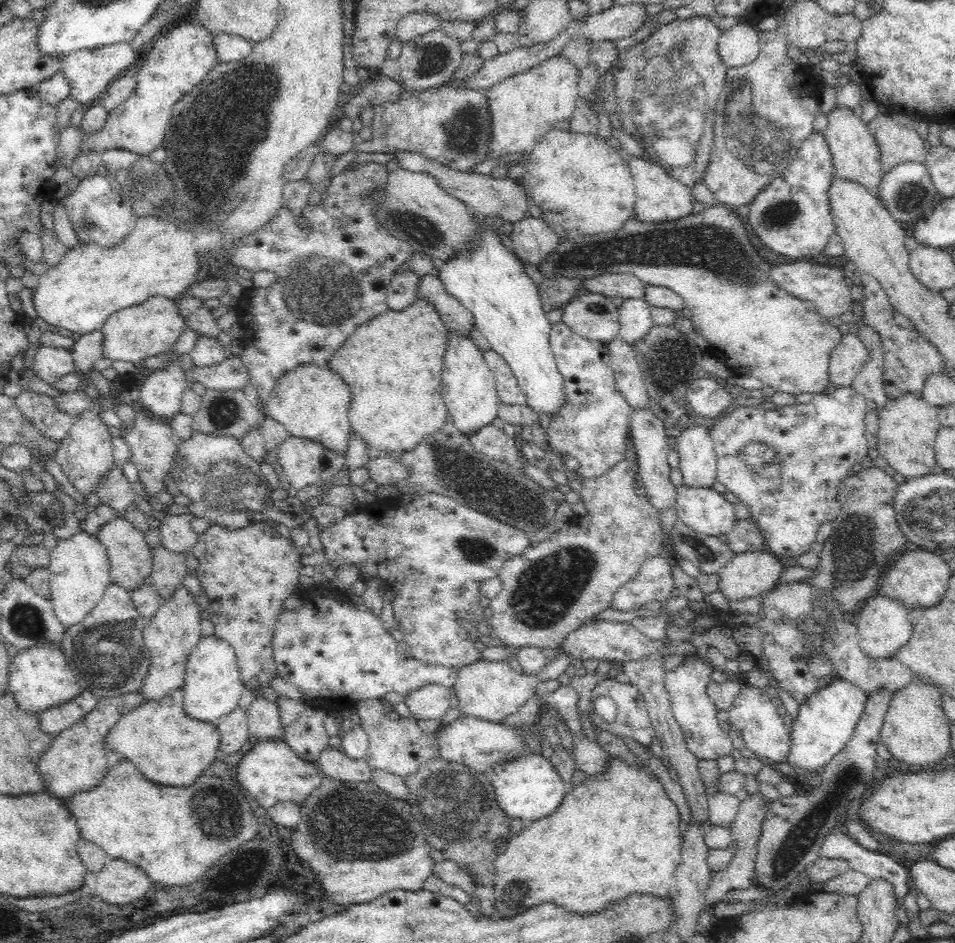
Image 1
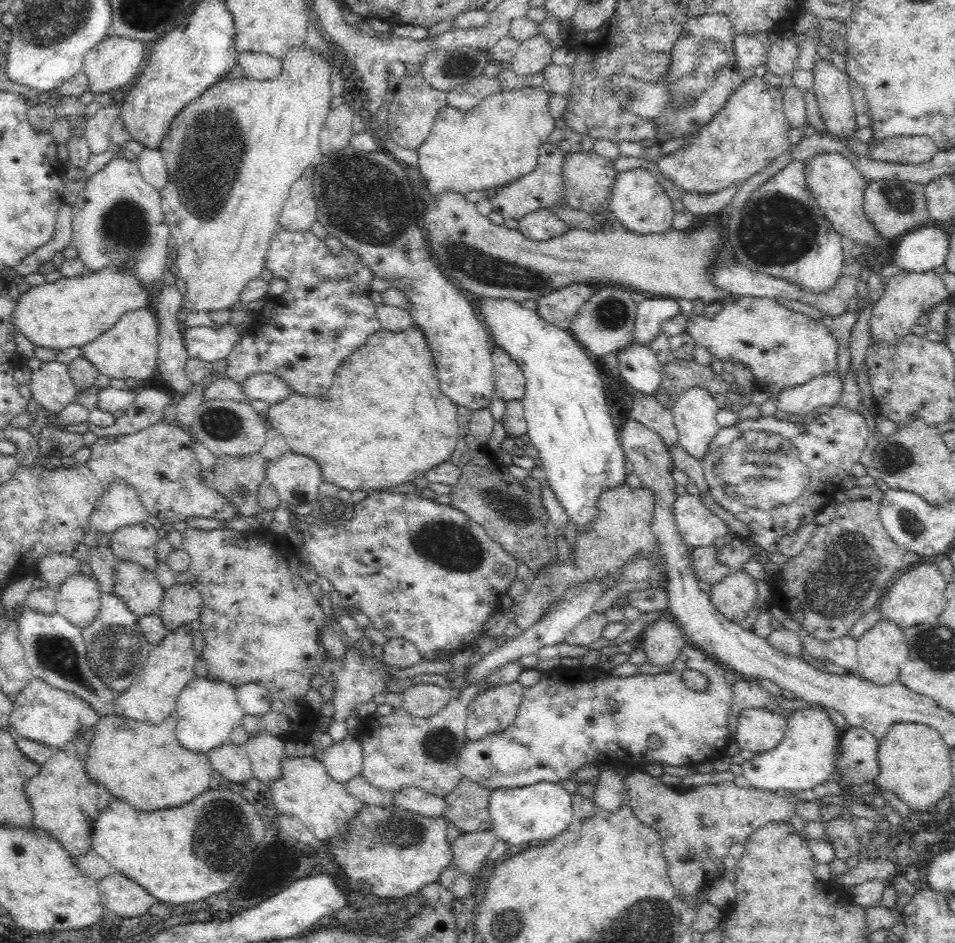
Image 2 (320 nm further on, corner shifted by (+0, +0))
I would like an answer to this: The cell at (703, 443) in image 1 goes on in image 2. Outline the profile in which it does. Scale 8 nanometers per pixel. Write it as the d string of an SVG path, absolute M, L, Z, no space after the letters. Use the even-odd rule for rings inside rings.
M700 386L682 392L671 408L678 431L677 444L701 462L720 429L716 421L720 409L716 399Z

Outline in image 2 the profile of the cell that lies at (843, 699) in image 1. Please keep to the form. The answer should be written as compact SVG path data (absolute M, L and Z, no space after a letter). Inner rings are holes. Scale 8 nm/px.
M802 707L796 709L787 718L784 738L776 748L755 754L742 762L743 776L752 788L766 791L786 789L790 791L810 790L816 784L831 779L835 771L835 748L838 747L842 730L836 725L831 713L819 707Z

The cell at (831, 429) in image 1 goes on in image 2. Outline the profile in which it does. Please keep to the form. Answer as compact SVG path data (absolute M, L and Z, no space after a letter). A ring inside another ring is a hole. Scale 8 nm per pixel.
M834 405L829 411L822 414L815 414L812 422L806 422L803 419L789 418L778 420L774 415L761 416L757 419L738 420L736 424L729 427L722 427L716 433L714 440L709 444L705 460L702 461L703 474L709 486L709 495L714 500L734 515L734 518L748 524L750 534L747 541L758 545L768 554L778 554L778 540L784 536L796 534L800 528L812 524L818 514L829 502L834 500L834 494L841 489L840 484L846 476L851 474L852 467L860 462L860 455L864 452L867 439L870 437L870 430L862 414L857 410L842 409ZM746 430L766 431L771 434L775 440L790 442L797 448L798 458L808 466L810 482L806 490L796 500L790 504L781 505L769 510L755 509L754 507L744 507L740 501L729 497L722 489L722 485L715 479L714 468L710 465L710 459L713 458L719 447L730 445L735 439L742 436Z

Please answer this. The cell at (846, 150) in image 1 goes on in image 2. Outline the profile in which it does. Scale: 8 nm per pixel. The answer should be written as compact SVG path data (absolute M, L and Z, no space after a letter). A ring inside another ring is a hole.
M816 59L812 68L812 77L814 77L814 92L822 116L822 121L826 129L838 140L856 139L854 133L858 130L855 116L854 102L850 95L848 86L849 77L838 70L831 61Z

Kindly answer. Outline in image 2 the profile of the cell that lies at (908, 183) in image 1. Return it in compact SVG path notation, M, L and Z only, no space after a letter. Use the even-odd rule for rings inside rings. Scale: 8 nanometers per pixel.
M896 178L874 180L867 184L864 192L864 212L877 233L886 241L912 229L934 224L927 209L924 185L911 181L900 181Z

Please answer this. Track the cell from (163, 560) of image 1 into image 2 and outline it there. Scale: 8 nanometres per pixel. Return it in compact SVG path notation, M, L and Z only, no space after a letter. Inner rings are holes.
M187 583L165 590L159 612L165 629L172 632L200 619L202 604L199 591Z

